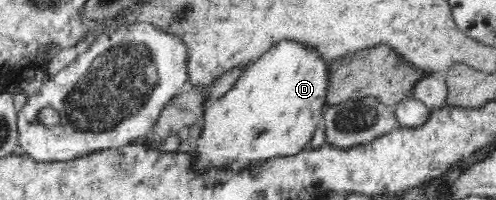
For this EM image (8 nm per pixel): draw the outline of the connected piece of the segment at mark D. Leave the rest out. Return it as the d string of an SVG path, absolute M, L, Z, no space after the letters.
M287 38L278 41L266 52L263 52L252 64L249 64L242 70L242 74L238 77L231 90L218 98L217 101L208 103L206 113L203 115L203 118L205 118L205 127L203 127L203 133L201 133L201 137L199 137L199 141L195 145L194 151L198 154L198 157L195 157L194 166L211 167L211 165L229 165L233 162L237 162L239 166L247 166L270 157L290 156L291 154L297 153L311 141L319 121L323 118L323 113L328 105L327 91L329 91L329 85L331 85L331 61L323 57L319 49L315 48L315 46Z

